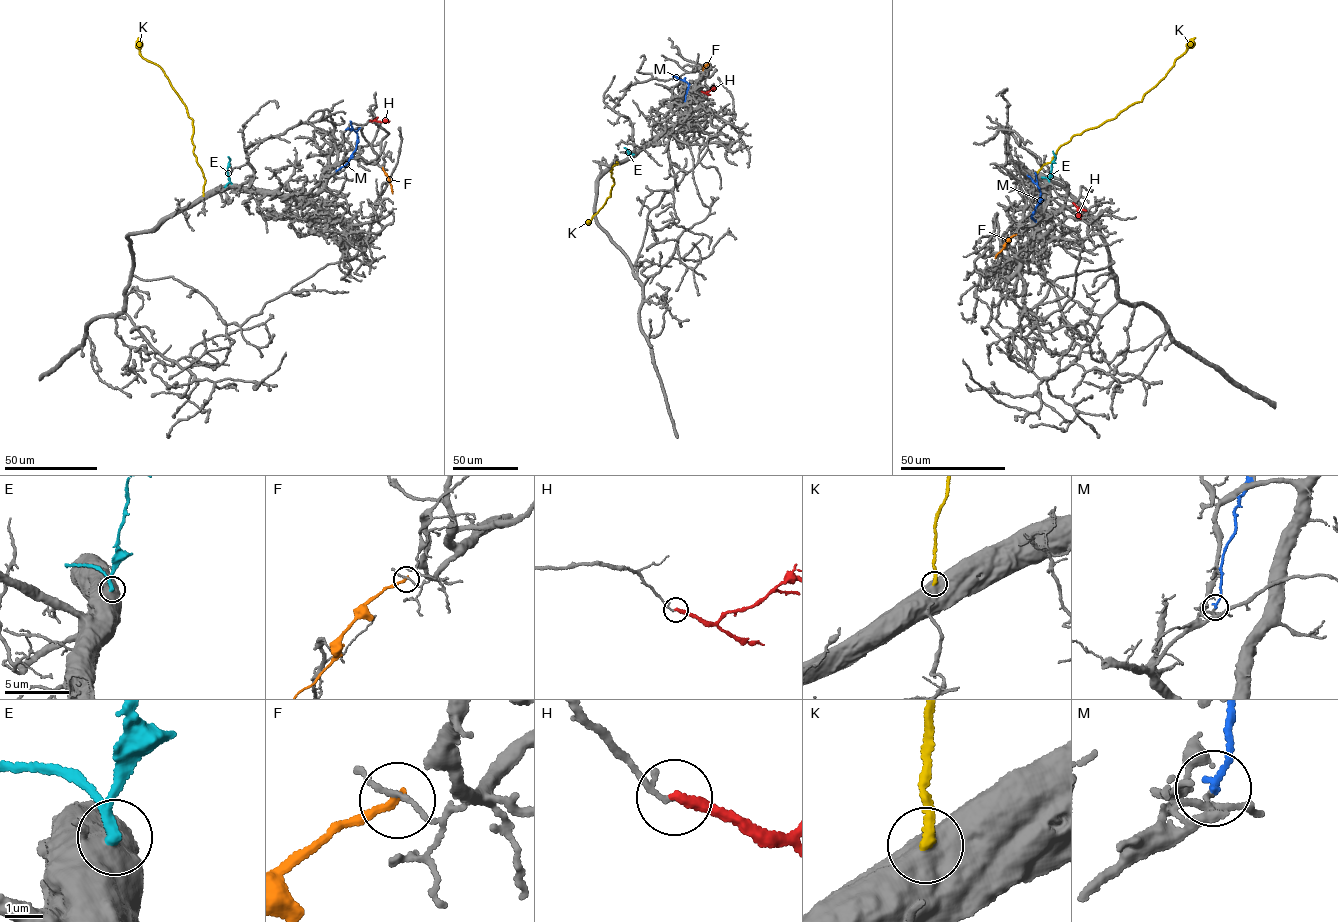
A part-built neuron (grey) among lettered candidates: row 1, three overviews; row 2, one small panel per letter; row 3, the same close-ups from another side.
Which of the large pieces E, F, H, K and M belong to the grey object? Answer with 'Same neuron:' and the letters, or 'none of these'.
Same neuron: none of these

